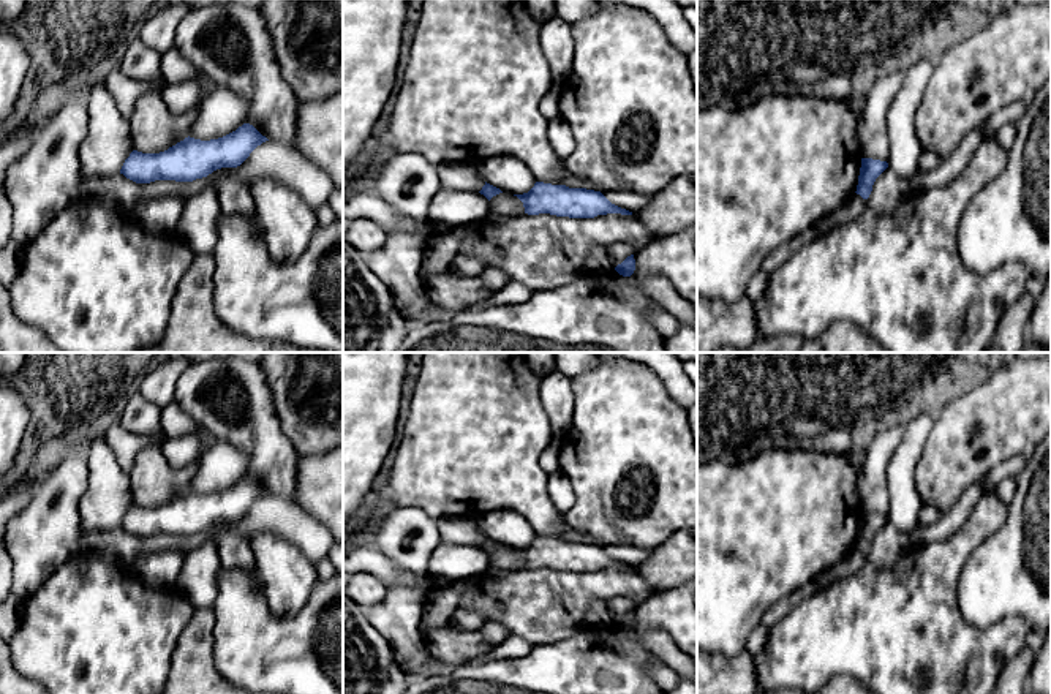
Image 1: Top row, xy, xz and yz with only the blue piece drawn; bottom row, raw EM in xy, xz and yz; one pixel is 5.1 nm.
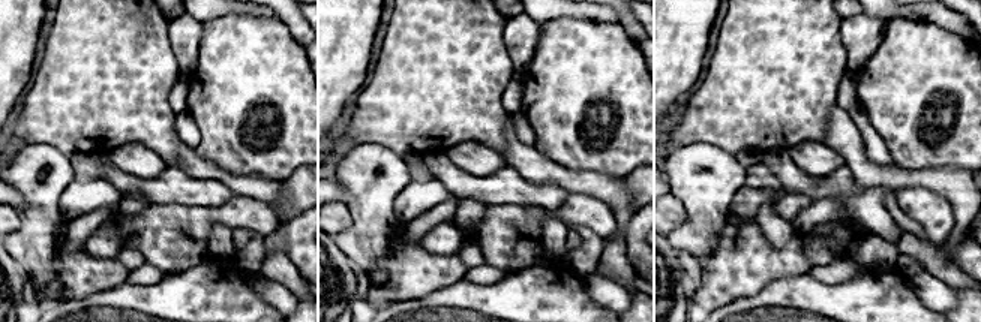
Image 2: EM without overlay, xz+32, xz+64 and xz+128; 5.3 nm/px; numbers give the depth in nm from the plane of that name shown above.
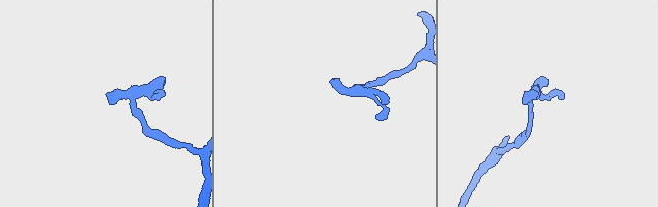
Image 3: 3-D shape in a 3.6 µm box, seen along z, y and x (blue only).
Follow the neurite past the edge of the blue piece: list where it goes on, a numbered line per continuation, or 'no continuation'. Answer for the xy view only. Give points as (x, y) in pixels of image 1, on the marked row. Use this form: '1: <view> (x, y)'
1: xy (108, 144)

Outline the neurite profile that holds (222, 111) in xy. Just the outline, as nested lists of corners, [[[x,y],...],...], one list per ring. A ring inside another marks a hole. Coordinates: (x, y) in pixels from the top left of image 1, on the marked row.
[[[217,87],[199,104],[199,114],[188,136],[201,141],[223,138],[245,123],[248,98],[235,90]]]

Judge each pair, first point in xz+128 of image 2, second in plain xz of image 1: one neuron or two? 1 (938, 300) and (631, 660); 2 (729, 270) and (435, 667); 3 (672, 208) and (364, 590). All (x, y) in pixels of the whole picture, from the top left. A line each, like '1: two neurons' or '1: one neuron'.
1: two neurons
2: two neurons
3: one neuron

